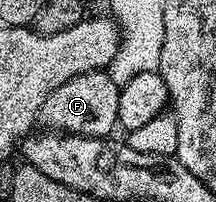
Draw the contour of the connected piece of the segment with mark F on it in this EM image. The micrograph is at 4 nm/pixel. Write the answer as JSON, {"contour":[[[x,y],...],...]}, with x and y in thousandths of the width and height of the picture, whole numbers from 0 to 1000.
{"contour":[[[440,347],[306,396],[287,436],[250,436],[194,515],[181,599],[208,604],[218,639],[282,663],[375,663],[403,683],[495,683],[546,624],[546,475],[556,431],[481,351]]]}

